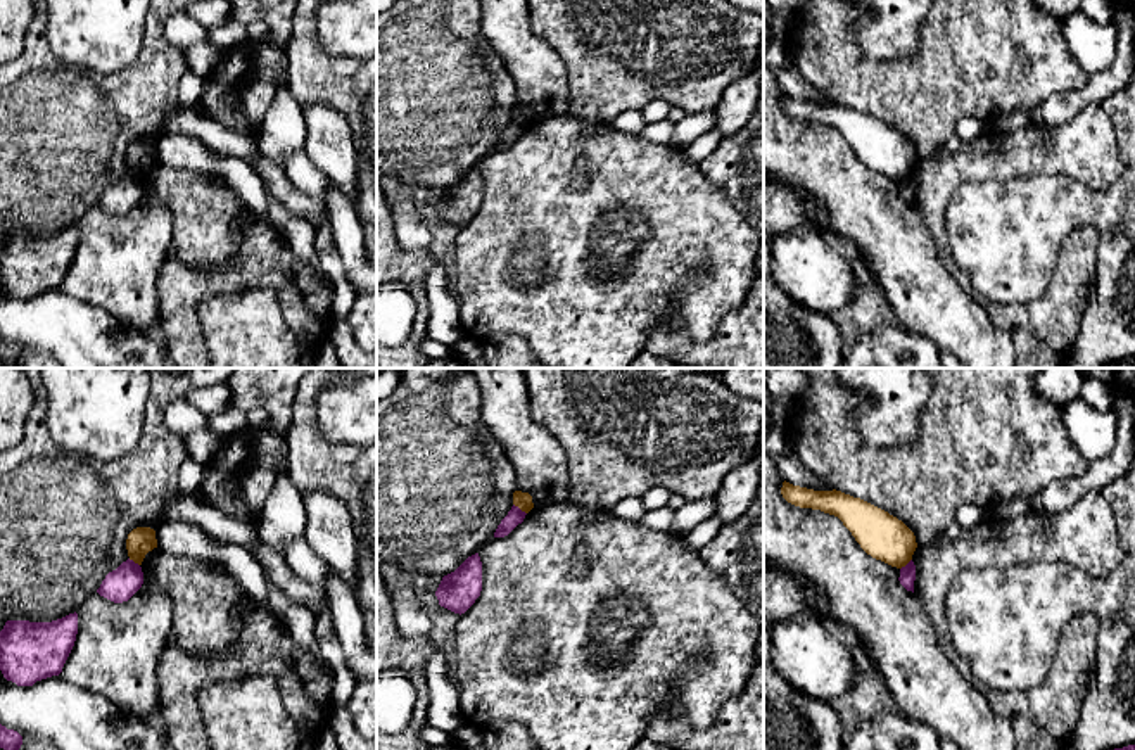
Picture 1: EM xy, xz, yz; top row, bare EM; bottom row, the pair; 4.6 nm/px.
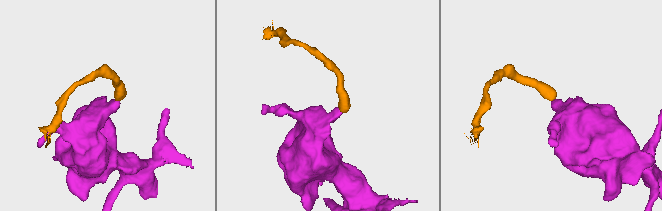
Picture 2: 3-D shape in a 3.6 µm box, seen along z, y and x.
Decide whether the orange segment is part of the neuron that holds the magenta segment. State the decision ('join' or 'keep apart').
keep apart

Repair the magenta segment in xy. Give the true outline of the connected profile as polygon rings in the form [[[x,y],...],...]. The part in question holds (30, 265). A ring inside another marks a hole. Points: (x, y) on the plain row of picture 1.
[[[78,226],[52,235],[7,233],[0,244],[0,283],[17,299],[59,289],[74,259]]]

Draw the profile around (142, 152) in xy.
[[[136,140],[128,147],[126,162],[130,173],[142,178],[145,168],[157,161],[155,143],[150,140]]]

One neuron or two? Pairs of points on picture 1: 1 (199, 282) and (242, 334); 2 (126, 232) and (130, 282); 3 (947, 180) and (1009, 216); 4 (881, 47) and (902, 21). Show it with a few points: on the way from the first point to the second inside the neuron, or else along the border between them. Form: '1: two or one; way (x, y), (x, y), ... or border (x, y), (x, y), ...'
1: two; border (251, 287), (211, 292), (197, 308), (201, 332)
2: one; way (126, 244), (126, 270)
3: two; border (999, 180), (963, 184), (951, 197), (944, 225)
4: one; way (883, 40), (895, 28)

